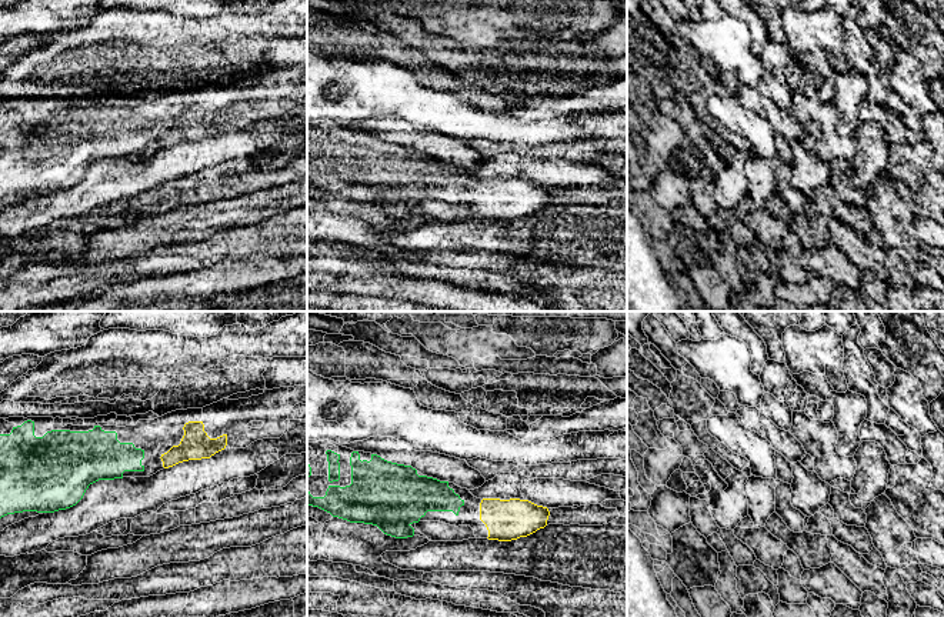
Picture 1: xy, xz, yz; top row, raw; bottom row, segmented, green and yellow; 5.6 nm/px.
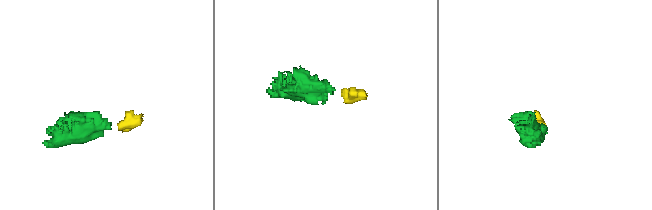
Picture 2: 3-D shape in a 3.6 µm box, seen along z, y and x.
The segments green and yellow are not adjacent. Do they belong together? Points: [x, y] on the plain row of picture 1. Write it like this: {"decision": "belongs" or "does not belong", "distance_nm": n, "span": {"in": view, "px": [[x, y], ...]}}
{"decision": "belongs", "distance_nm": 100, "span": {"in": "xy", "px": [[143, 137], [160, 137]]}}

